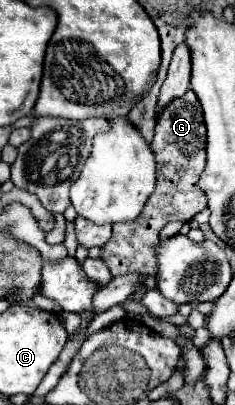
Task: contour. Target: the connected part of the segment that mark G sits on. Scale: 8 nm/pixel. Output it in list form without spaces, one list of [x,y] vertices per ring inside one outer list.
[[[193,91],[173,99],[157,119],[155,139],[151,149],[157,161],[157,185],[147,199],[139,219],[131,223],[115,223],[111,239],[101,247],[103,263],[107,263],[113,277],[125,275],[131,271],[155,275],[155,251],[159,247],[159,231],[171,221],[189,223],[199,211],[207,207],[205,193],[199,189],[197,181],[205,169],[205,123],[203,111]]]

